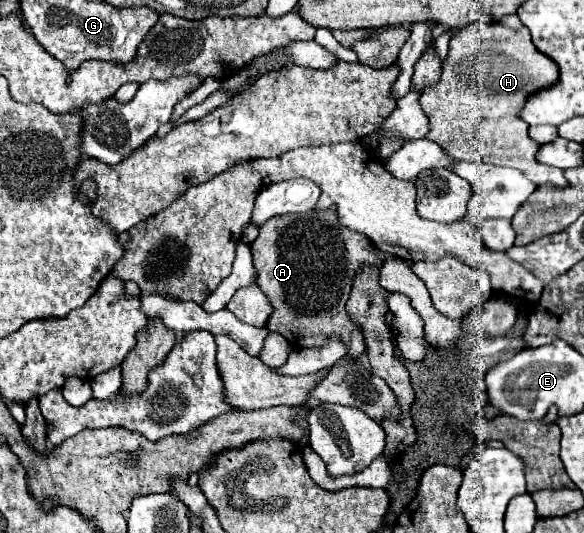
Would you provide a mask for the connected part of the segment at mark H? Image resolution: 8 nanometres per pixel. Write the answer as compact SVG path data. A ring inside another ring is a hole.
M472 22L464 26L452 40L448 48L448 58L442 64L442 76L438 84L428 86L426 92L420 96L420 104L424 114L430 120L430 132L428 140L440 144L450 156L456 160L472 160L472 162L488 162L496 166L512 166L518 168L520 172L526 174L534 184L544 184L552 182L558 188L566 186L564 172L560 168L544 166L536 162L534 154L538 152L538 144L528 136L528 126L518 118L518 110L524 106L524 100L554 84L558 78L558 66L548 58L542 56L530 38L530 32L526 28L520 30L510 30L504 24L482 24L482 22Z

